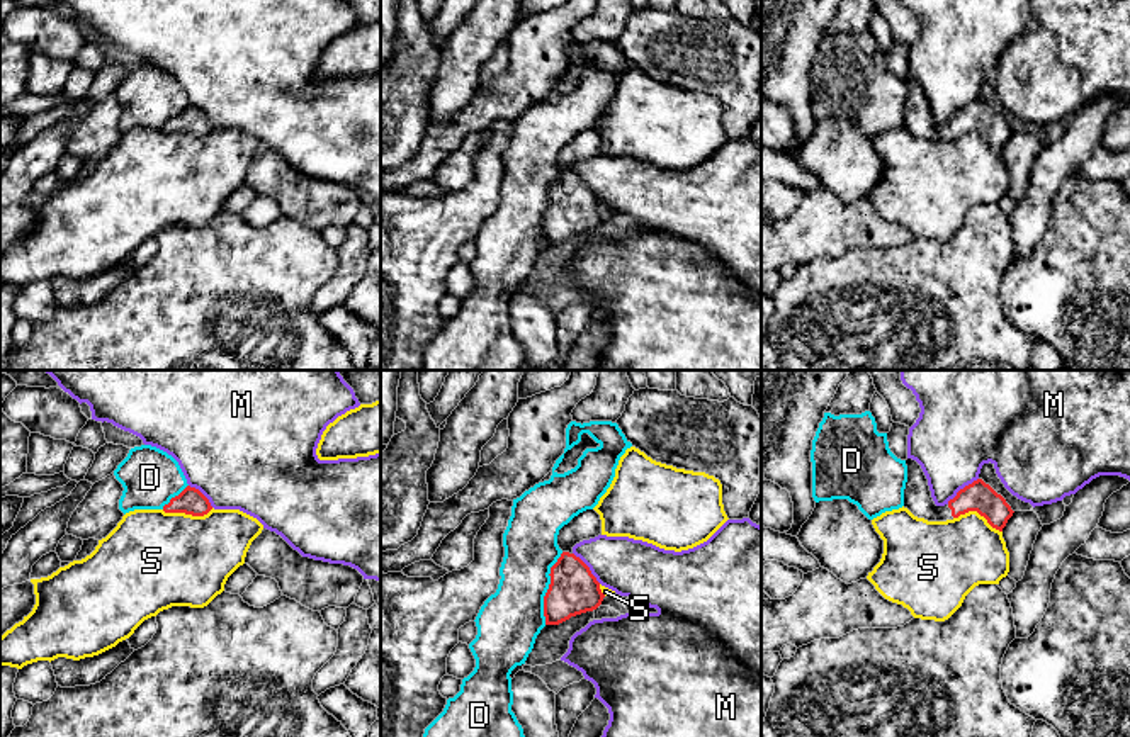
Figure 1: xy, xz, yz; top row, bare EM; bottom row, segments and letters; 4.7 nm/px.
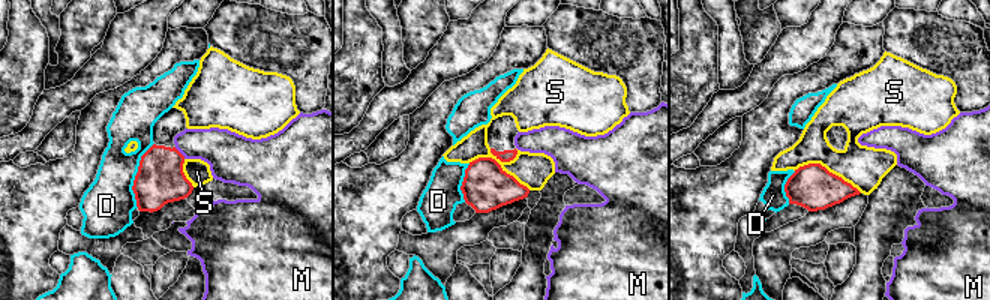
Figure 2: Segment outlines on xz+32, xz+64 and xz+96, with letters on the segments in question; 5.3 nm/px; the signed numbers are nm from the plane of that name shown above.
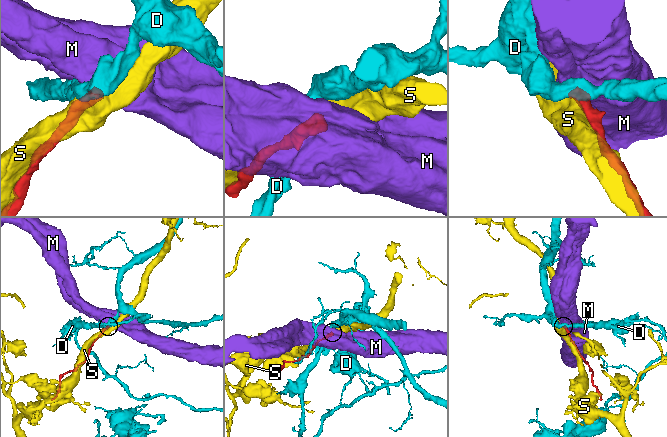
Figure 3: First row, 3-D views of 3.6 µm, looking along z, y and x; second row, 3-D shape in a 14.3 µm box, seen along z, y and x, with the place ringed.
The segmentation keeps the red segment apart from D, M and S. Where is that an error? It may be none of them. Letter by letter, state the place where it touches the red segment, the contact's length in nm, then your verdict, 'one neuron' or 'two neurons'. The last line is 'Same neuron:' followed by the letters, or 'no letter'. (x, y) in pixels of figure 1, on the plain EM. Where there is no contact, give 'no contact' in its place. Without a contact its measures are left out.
D: meets red in xz at (549, 208); contact 360 nm long; two neurons
M: meets red in yz at (964, 107); contact 200 nm long; two neurons
S: meets red in xy at (187, 133); contact 240 nm long; two neurons
Same neuron: no letter

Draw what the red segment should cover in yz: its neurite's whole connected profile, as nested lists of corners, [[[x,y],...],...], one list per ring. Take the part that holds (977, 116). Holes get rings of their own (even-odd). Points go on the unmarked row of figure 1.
[[[907,78],[906,85],[907,102],[904,109],[904,127],[918,138],[946,141],[969,131],[977,131],[992,148],[1003,151],[1014,132],[1006,119],[982,98],[960,109],[945,126],[936,126],[921,85],[912,78]]]

